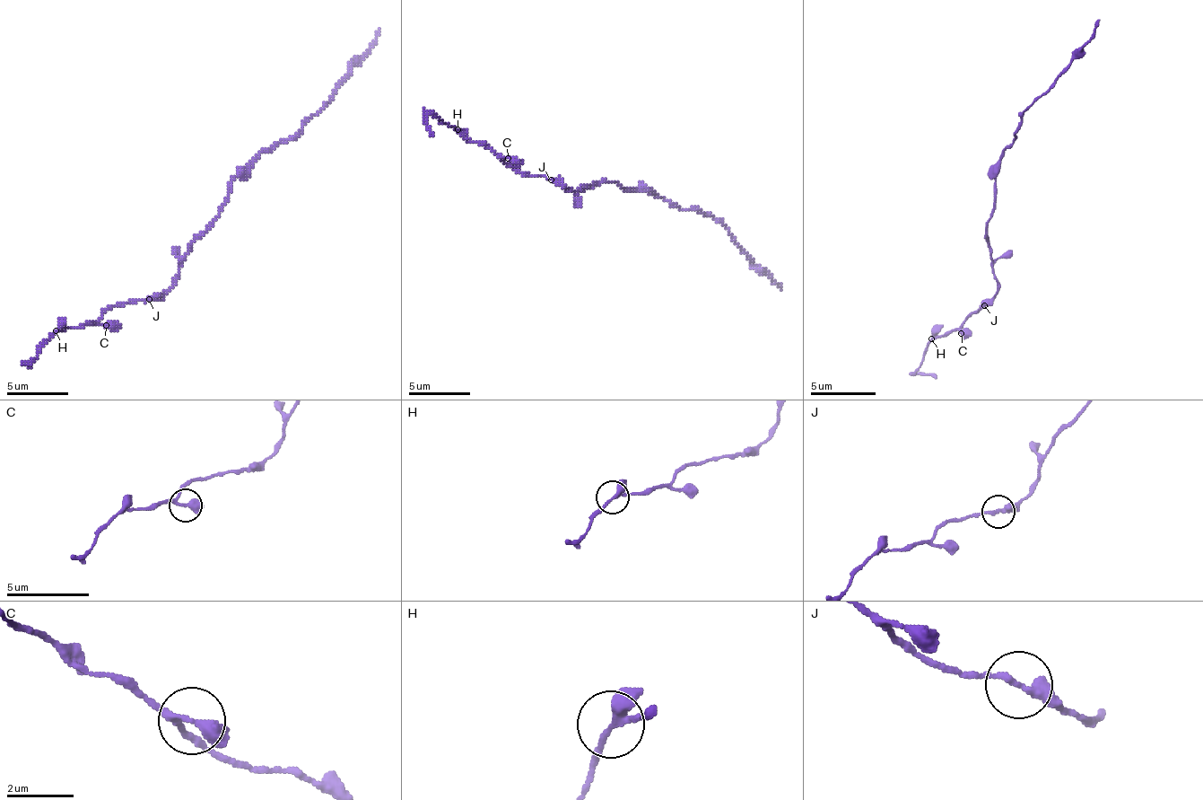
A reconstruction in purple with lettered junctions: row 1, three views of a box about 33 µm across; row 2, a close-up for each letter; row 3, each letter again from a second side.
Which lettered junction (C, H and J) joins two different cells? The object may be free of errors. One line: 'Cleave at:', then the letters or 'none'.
Cleave at: J

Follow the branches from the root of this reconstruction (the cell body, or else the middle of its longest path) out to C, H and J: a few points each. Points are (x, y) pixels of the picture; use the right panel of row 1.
C: (987, 227), (987, 244), (993, 260), (996, 293), (963, 322), (960, 332)
H: (987, 227), (987, 244), (993, 260), (996, 293), (957, 329), (947, 335), (934, 335), (931, 338)
J: (987, 227), (987, 244), (993, 260), (996, 293), (983, 306)

